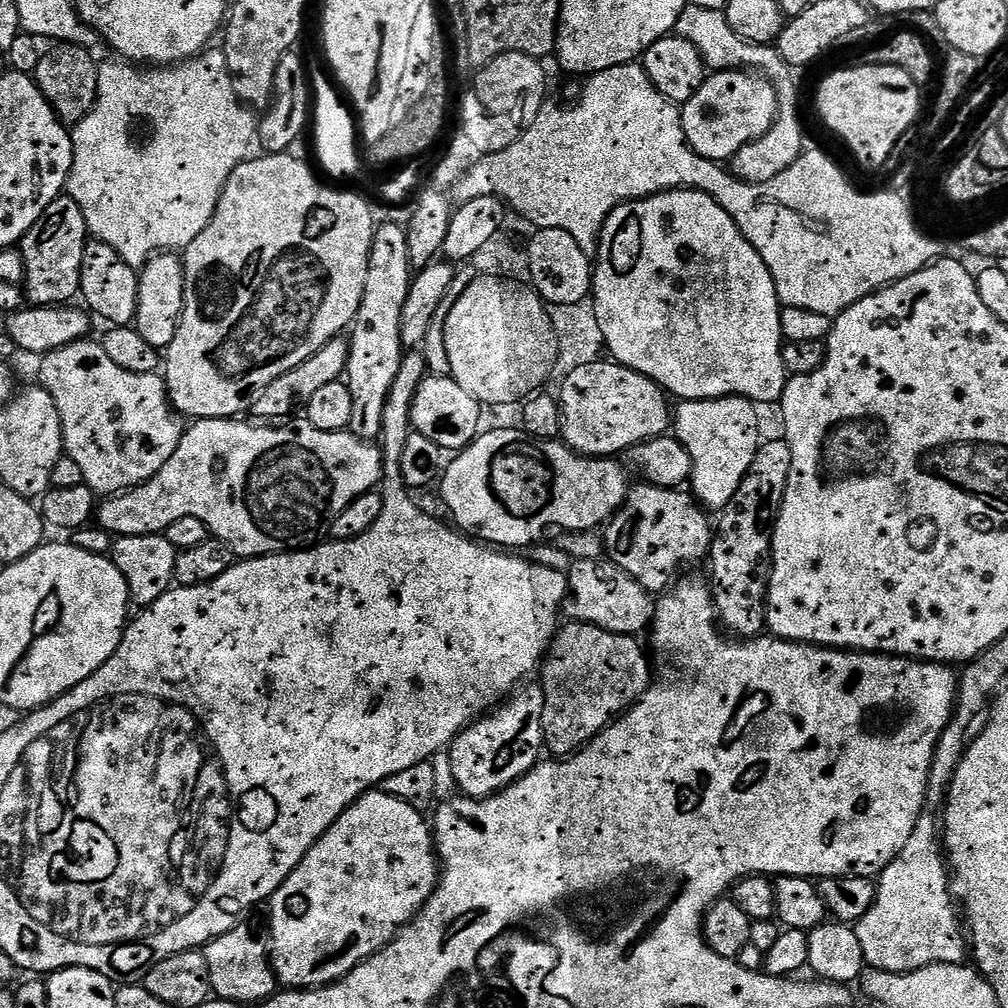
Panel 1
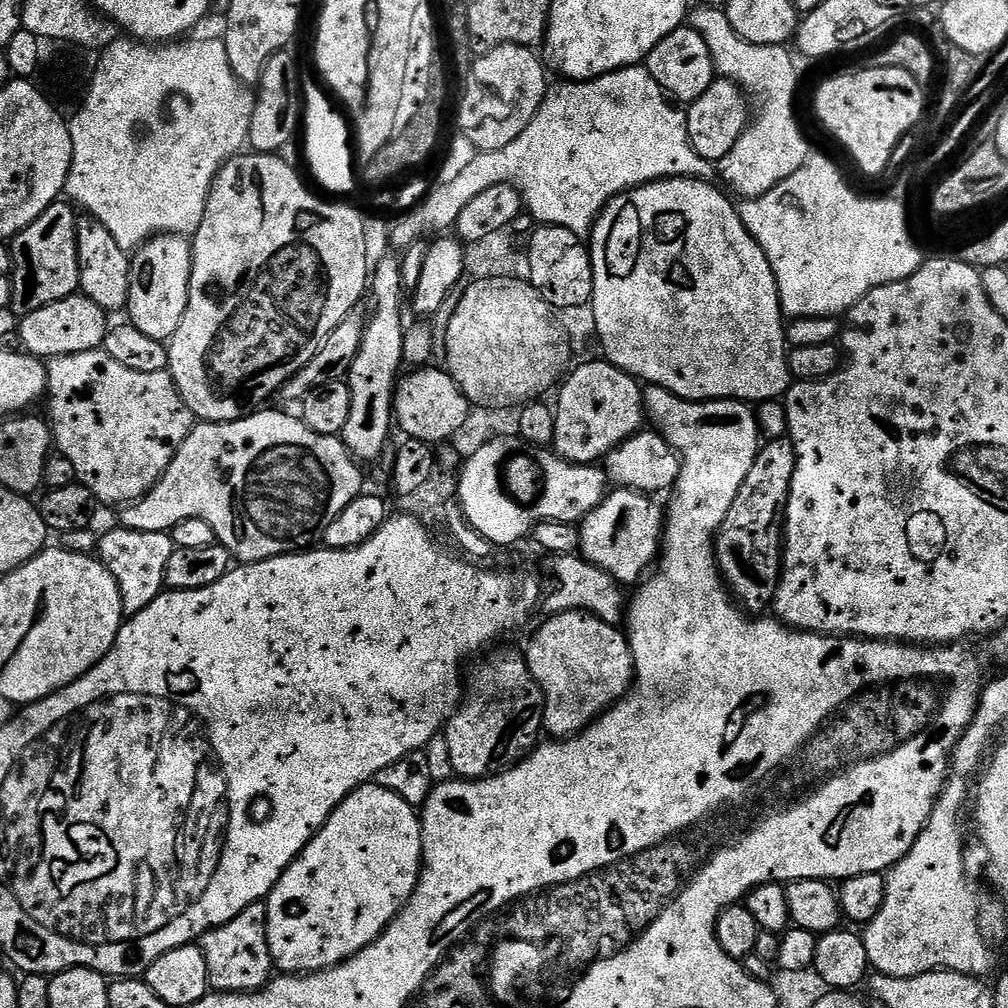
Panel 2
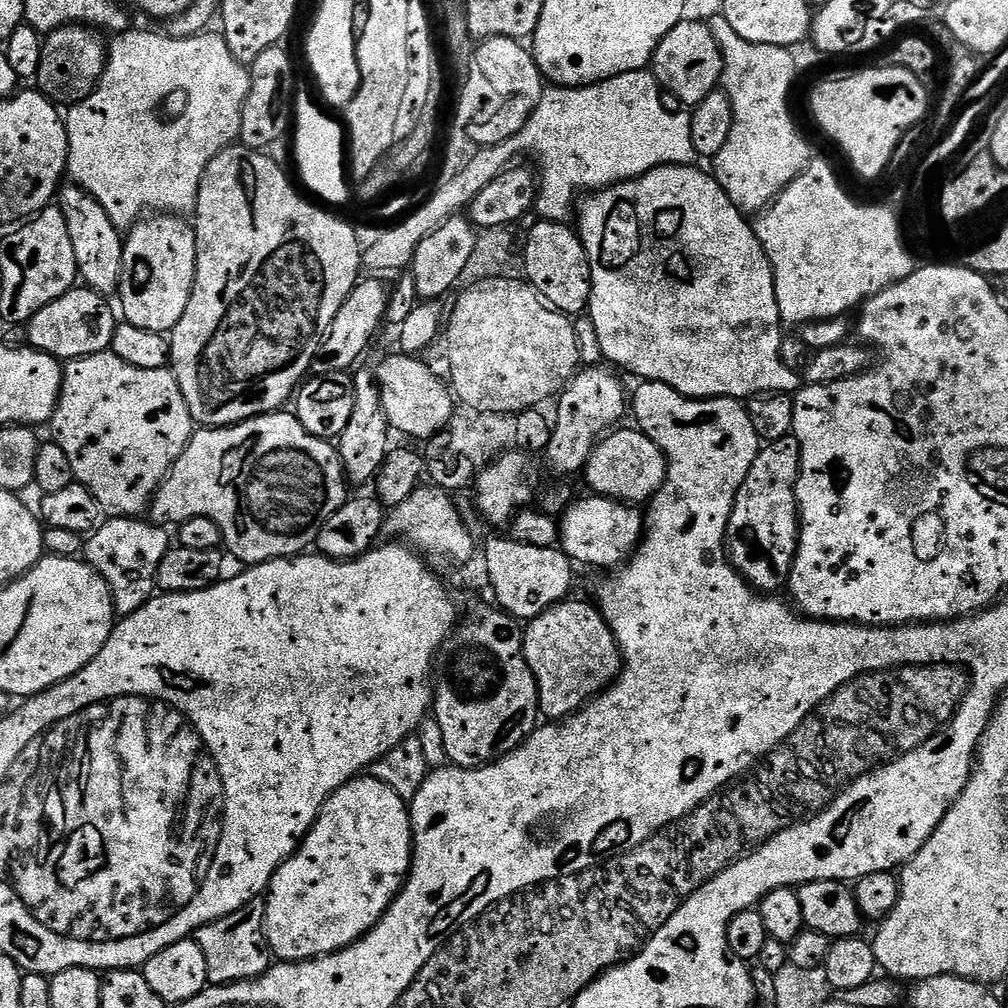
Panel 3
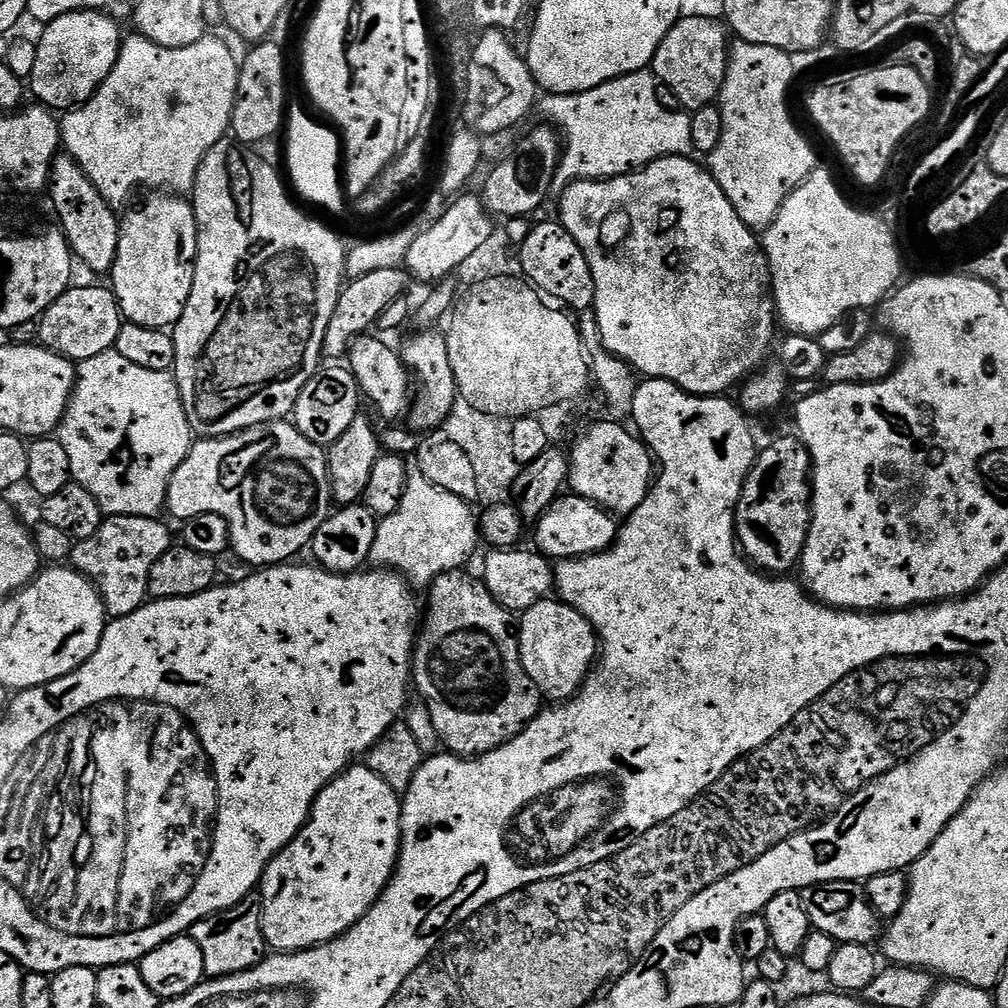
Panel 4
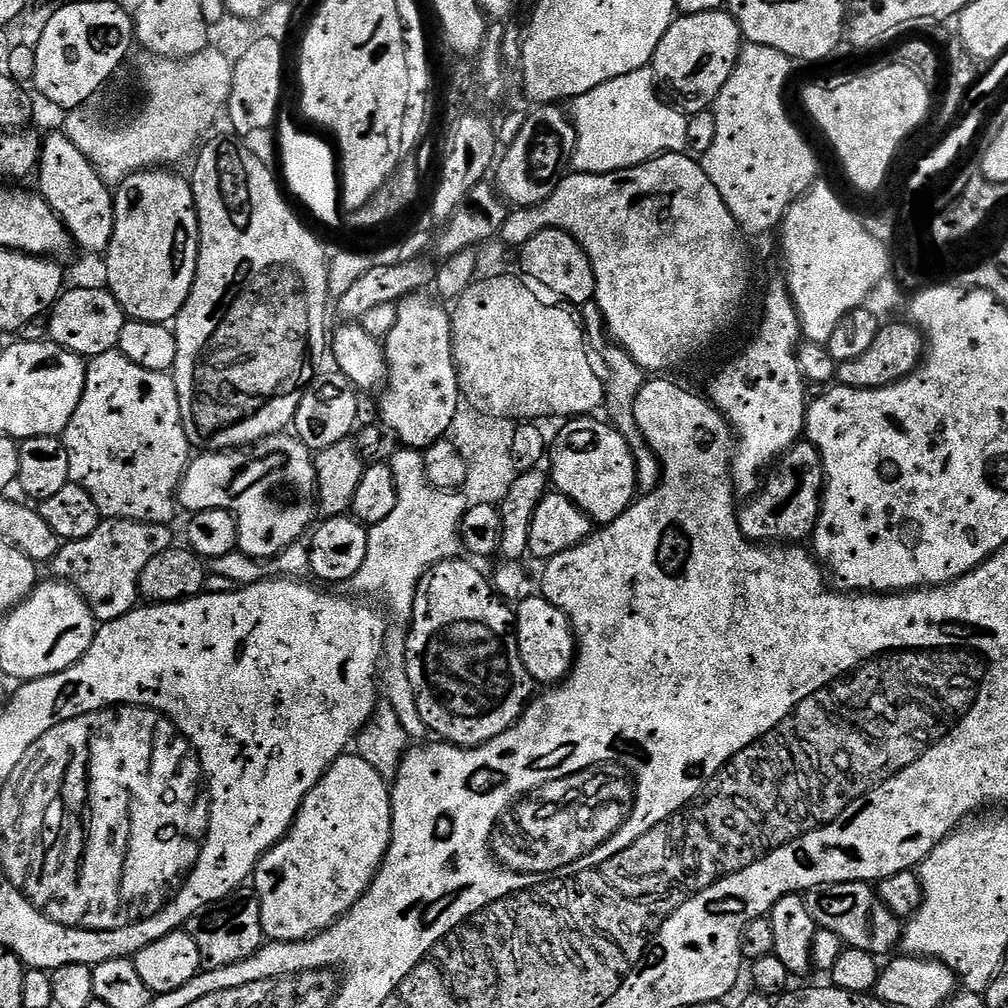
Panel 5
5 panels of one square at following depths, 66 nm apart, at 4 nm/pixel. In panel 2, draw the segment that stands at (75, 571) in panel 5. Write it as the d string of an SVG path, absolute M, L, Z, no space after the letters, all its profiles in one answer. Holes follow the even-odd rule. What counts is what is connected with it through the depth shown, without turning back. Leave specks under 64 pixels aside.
M113 526L105 536L99 537L98 558L118 582L125 613L142 611L165 591L166 562L170 562L173 547L171 535L167 532L143 532Z

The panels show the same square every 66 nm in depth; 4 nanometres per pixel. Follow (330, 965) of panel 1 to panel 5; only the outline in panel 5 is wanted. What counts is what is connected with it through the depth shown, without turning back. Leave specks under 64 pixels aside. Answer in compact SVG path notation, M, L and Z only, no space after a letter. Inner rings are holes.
M355 754L340 756L326 770L326 774L320 779L318 786L314 786L314 790L310 790L310 794L306 794L306 798L296 815L296 821L292 823L292 829L256 863L254 891L257 898L260 899L260 921L262 922L262 930L265 937L269 941L285 944L291 940L309 940L312 936L325 932L335 920L339 920L341 916L346 915L366 894L366 890L374 882L374 878L382 866L384 855L388 853L391 841L392 793L389 781L383 780L378 774L378 770L374 770L374 766L370 766L370 762L366 762L362 757Z

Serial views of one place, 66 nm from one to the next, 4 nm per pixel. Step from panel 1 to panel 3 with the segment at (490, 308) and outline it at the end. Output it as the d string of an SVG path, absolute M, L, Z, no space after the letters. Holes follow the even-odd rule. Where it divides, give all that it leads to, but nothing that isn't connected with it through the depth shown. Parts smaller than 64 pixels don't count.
M490 278L467 285L463 291L446 320L448 368L452 371L450 387L463 407L515 414L525 412L530 406L540 406L543 400L551 401L567 388L568 381L578 371L581 358L575 327L568 328L563 312L539 301L523 279Z

